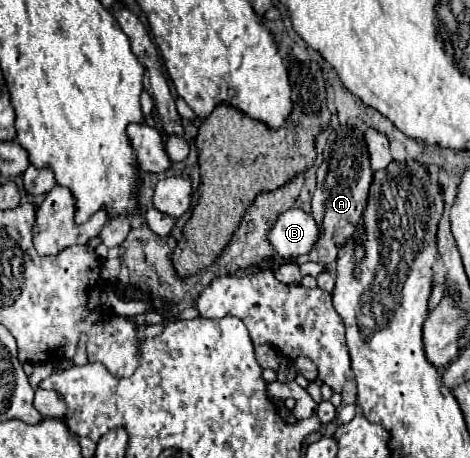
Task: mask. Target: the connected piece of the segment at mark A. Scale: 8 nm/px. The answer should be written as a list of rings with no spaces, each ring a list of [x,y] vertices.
[[[342,126],[340,130],[334,130],[328,136],[326,148],[324,148],[324,160],[320,168],[316,170],[318,186],[312,196],[312,216],[318,218],[320,226],[320,238],[316,246],[310,250],[310,254],[299,256],[296,259],[298,265],[307,262],[318,262],[322,266],[332,266],[338,258],[338,252],[346,240],[354,236],[358,230],[360,216],[366,208],[368,200],[368,188],[372,182],[372,168],[368,160],[368,150],[364,142],[364,134],[356,128]]]

